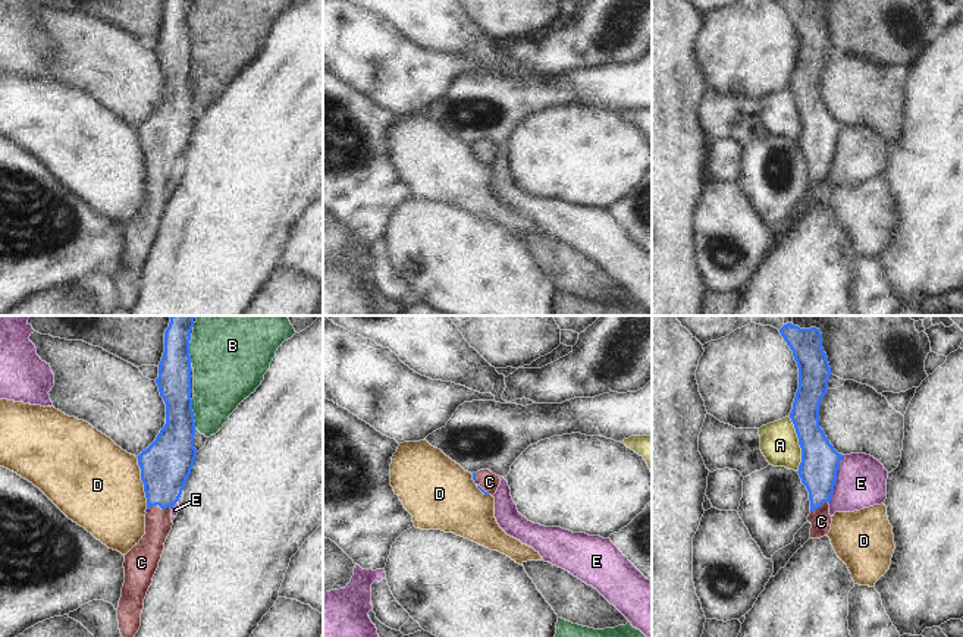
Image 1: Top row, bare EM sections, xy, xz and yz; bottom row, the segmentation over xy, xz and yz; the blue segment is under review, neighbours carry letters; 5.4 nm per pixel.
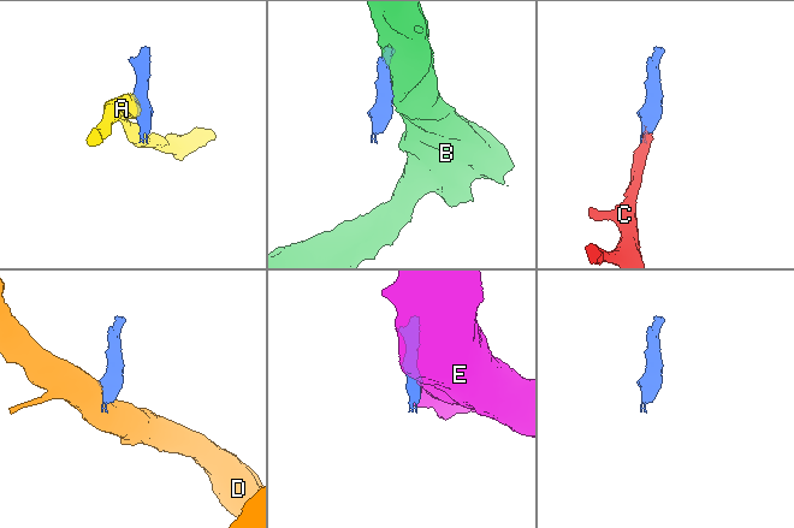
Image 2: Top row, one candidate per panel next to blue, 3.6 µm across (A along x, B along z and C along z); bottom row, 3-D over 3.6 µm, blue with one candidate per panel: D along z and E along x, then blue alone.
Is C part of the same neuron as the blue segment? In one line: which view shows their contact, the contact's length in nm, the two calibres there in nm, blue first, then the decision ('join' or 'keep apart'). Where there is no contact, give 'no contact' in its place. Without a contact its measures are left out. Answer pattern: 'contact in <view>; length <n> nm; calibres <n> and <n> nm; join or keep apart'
contact in xy; length 140 nm; calibres 280 and 140 nm; join

